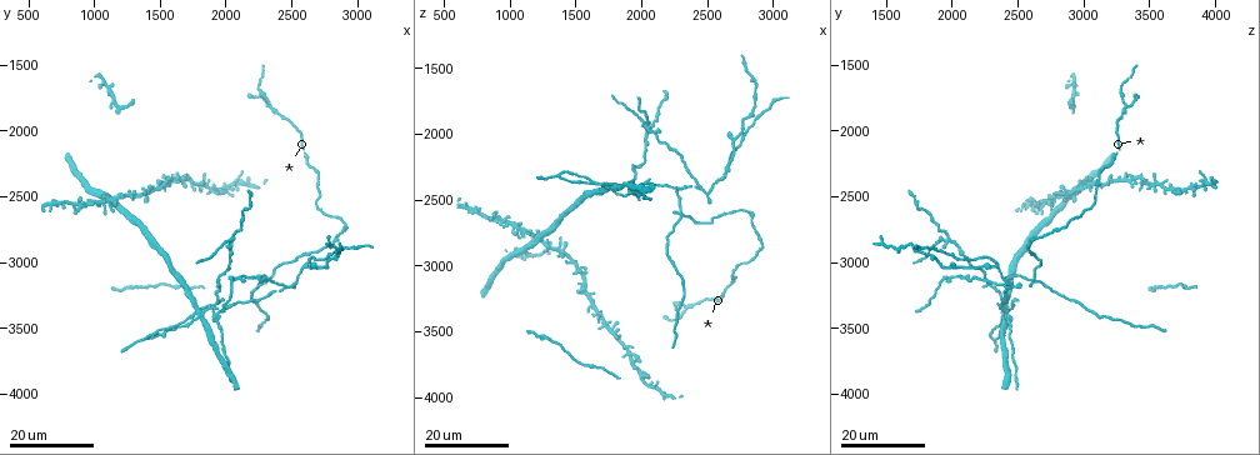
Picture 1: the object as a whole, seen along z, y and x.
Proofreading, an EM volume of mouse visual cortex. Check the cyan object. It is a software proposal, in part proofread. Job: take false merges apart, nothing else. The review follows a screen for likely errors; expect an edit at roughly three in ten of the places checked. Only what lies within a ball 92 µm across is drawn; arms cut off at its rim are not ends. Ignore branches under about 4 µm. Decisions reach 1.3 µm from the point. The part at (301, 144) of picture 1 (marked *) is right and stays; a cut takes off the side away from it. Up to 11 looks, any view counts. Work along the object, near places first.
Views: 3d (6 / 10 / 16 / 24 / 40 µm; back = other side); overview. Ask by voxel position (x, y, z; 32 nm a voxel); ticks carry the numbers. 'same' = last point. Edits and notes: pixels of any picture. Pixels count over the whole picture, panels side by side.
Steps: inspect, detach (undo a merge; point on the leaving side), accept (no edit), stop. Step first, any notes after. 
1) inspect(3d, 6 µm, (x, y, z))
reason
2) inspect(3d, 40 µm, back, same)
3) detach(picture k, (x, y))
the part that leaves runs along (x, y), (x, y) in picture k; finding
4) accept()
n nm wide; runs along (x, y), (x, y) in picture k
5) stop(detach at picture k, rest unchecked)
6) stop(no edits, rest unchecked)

inspect(3d, 24 µm, (2320, 1820, 3340))
thin arm on a thick one

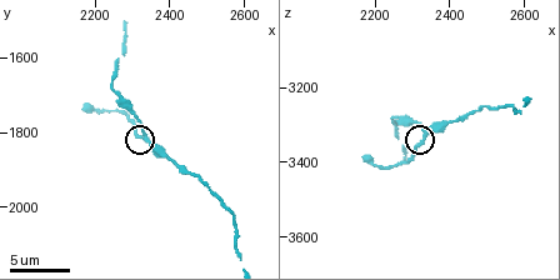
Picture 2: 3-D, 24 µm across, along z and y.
inspect(3d, 6 µm, (2330, 1820, 3320))

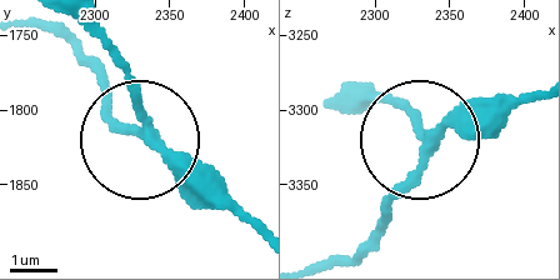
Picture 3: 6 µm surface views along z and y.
accept()
3 arms; runs along (256, 229), (149, 145), (80, 54) in picture 3; one neuron here

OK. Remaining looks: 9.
inspect(3d, 16 µm, (2600, 3020, 2340))

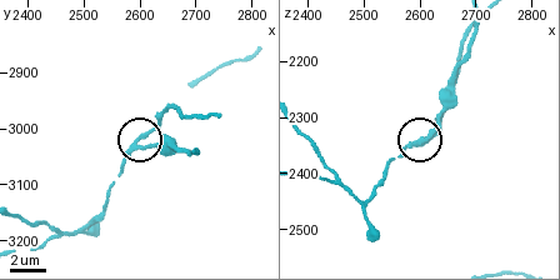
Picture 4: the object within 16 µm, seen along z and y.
inspect(3d, 6 µm, same)

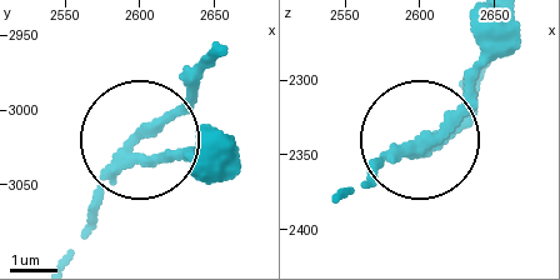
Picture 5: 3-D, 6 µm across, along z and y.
inspect(3d, 6 µm, back, same)

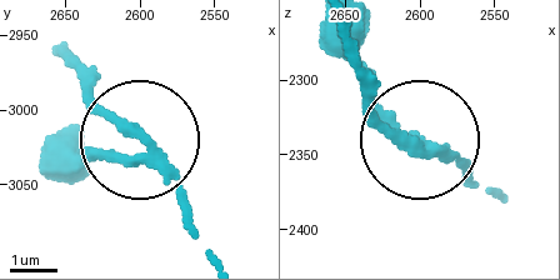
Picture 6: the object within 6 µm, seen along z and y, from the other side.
detach(picture 6, (113, 113))
230 nm wide; the part that leaves runs along (159, 165), (104, 121), (60, 54) in picture 6; two neurons meet here

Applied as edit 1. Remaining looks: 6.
inspect(3d, 24 µm, (2440, 3180, 2420))
three-way junction

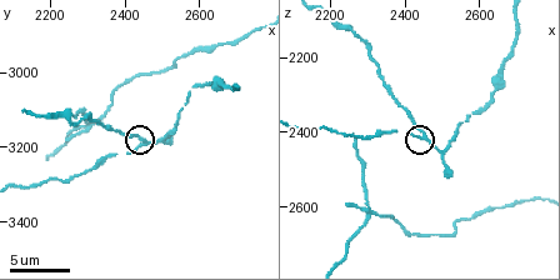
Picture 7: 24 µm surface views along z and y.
inspect(3d, 10 µm, (2450, 3180, 2410))
closer look

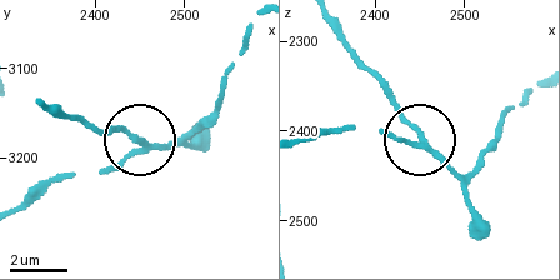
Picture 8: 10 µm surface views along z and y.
inspect(3d, 10 µm, back, (2455, 3180, 2410))

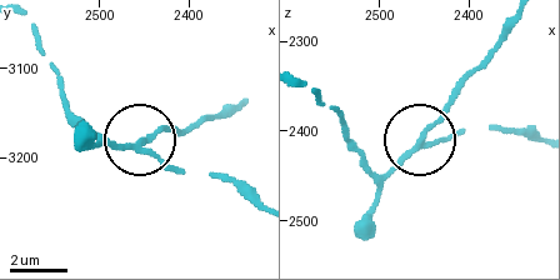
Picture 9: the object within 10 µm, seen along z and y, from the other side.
detach(picture 9, (159, 126))
3 arms; the part that leaves runs along (139, 143), (236, 110) in picture 9; a second neuron is stuck on

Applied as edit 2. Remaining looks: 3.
inspect(overview)

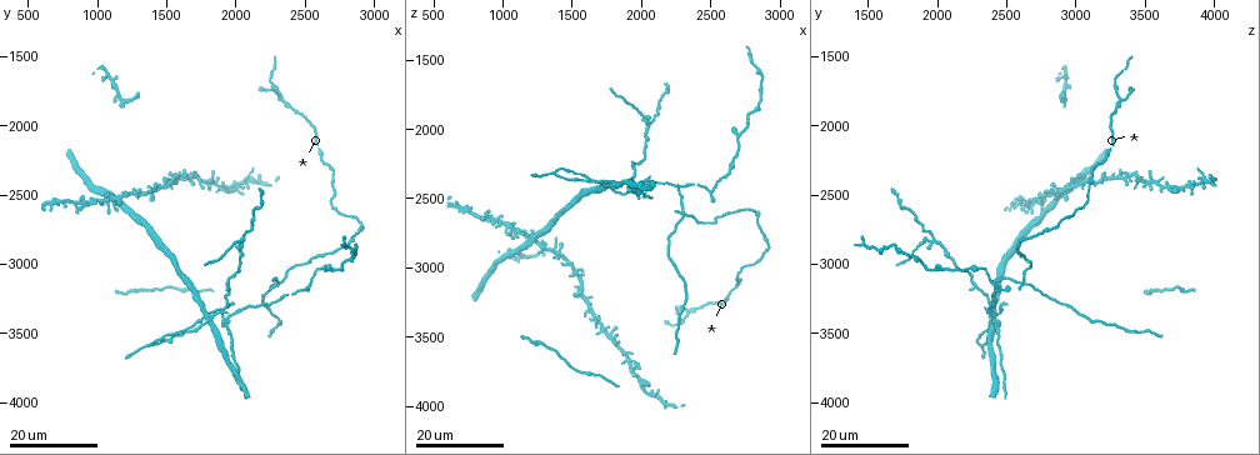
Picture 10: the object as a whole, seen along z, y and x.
inspect(3d, 24 µm, (2320, 3160, 2600))
four arms meet

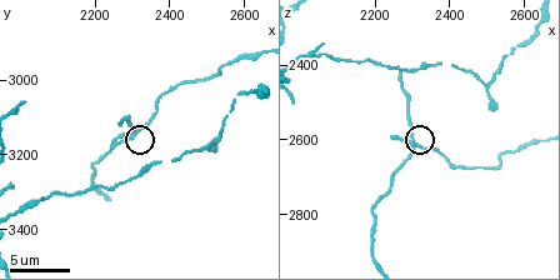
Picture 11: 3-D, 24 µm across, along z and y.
inspect(3d, 10 µm, (2310, 3140, 2620))

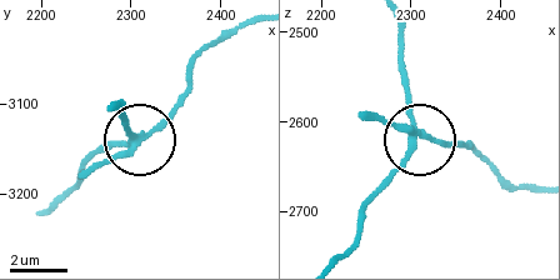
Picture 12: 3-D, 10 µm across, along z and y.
detach(picture 12, (129, 130))
210 nm wide; the part that leaves runs along (414, 135), (343, 254) in picture 12; two neurons meet here

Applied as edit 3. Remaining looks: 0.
stop(detach at picture 6, detach at picture 9, detach at picture 12, rest unchecked)

